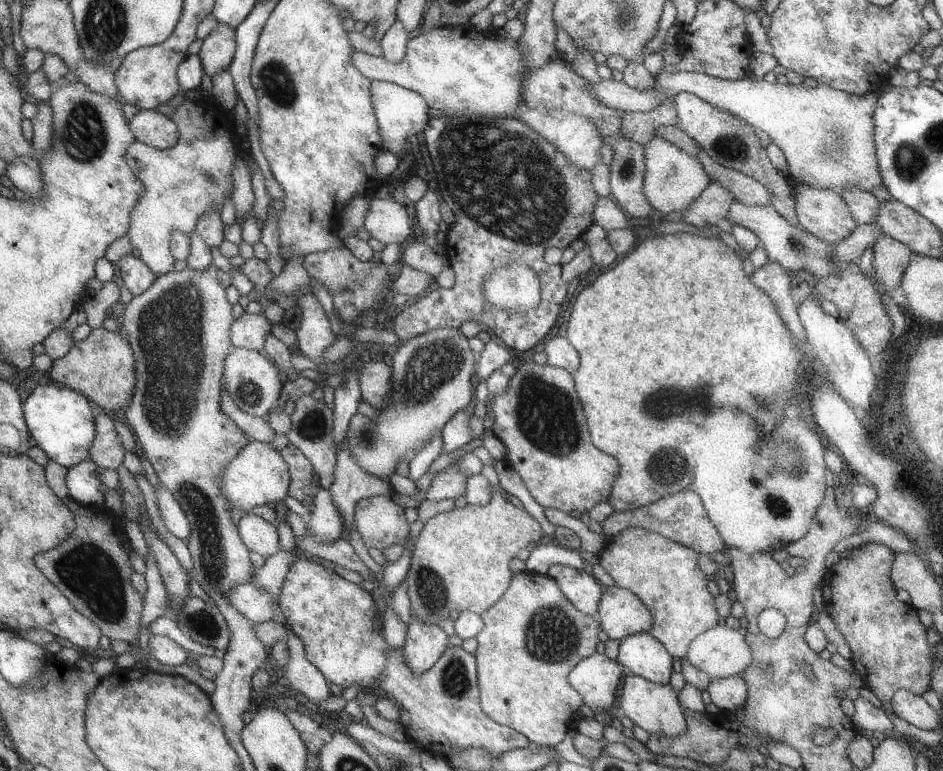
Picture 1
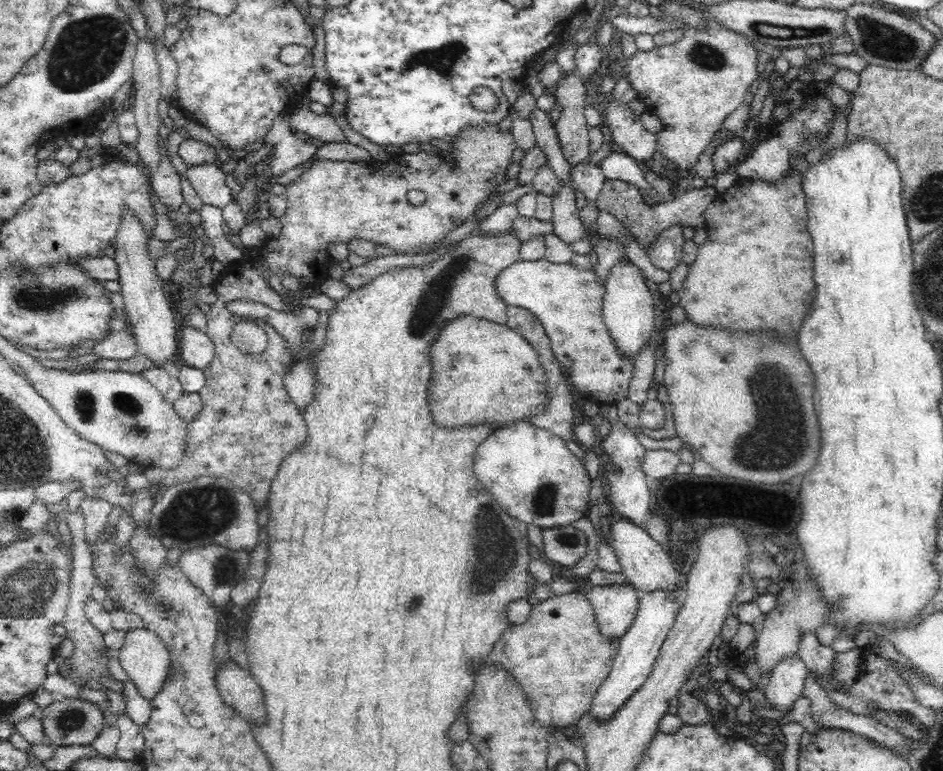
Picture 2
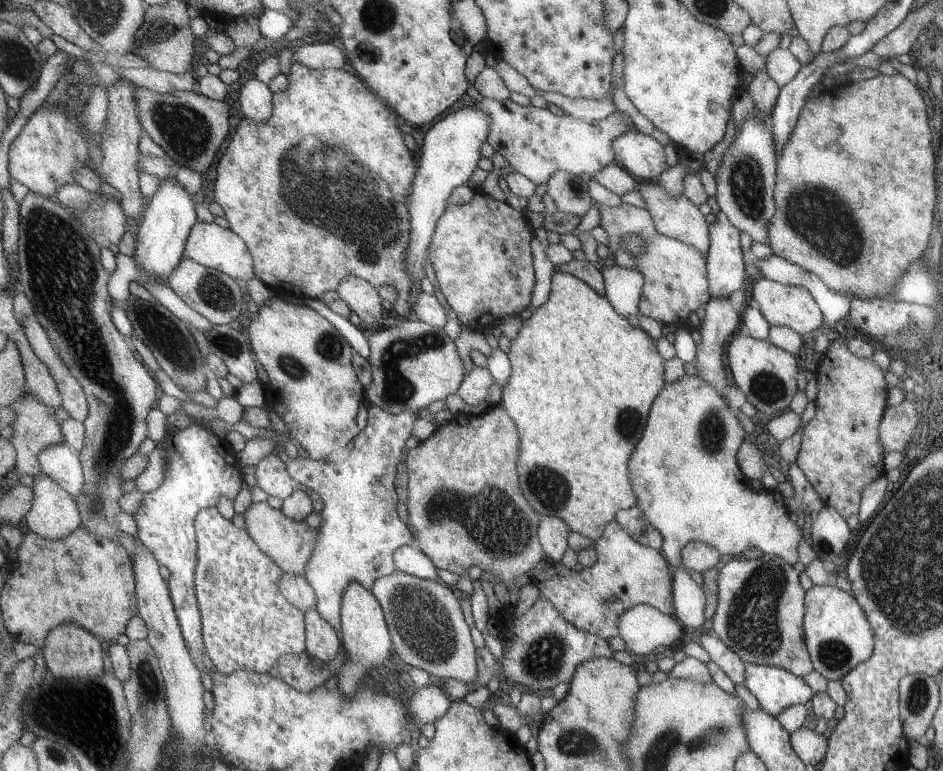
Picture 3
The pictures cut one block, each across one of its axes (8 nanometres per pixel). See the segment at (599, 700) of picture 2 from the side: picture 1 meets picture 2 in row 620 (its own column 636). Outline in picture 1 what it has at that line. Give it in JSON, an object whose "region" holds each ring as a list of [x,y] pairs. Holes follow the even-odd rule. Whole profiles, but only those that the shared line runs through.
{"region":[[[648,631],[619,639],[618,662],[631,674],[653,683],[664,684],[672,676],[674,659],[667,647]]]}

